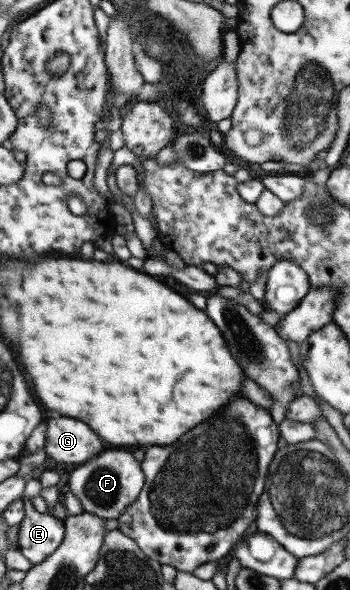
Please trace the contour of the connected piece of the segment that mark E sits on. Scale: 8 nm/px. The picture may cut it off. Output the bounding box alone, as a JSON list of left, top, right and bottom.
[17,498,63,565]

